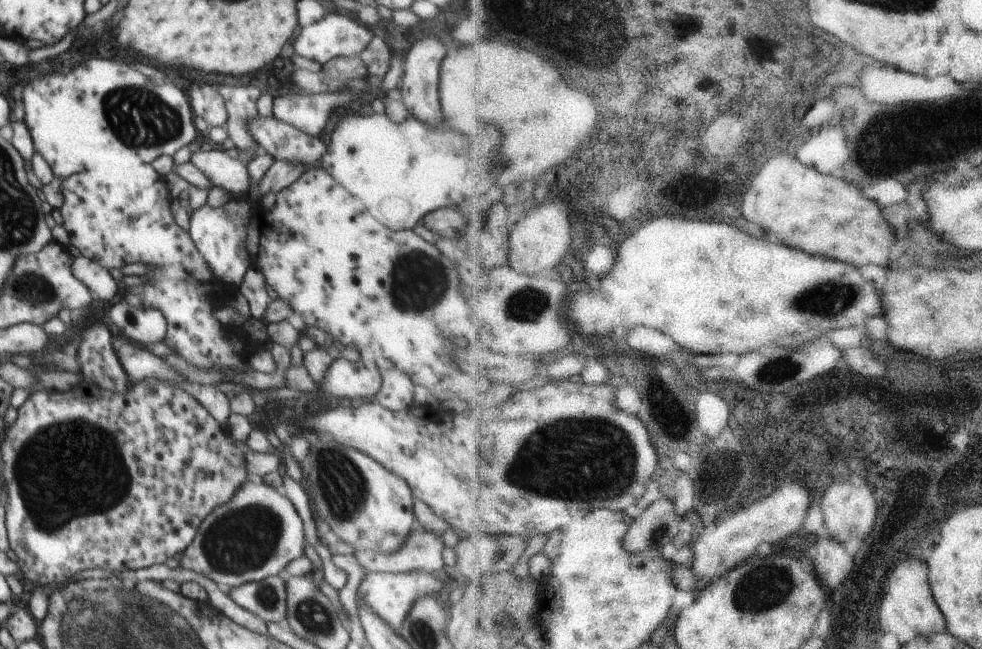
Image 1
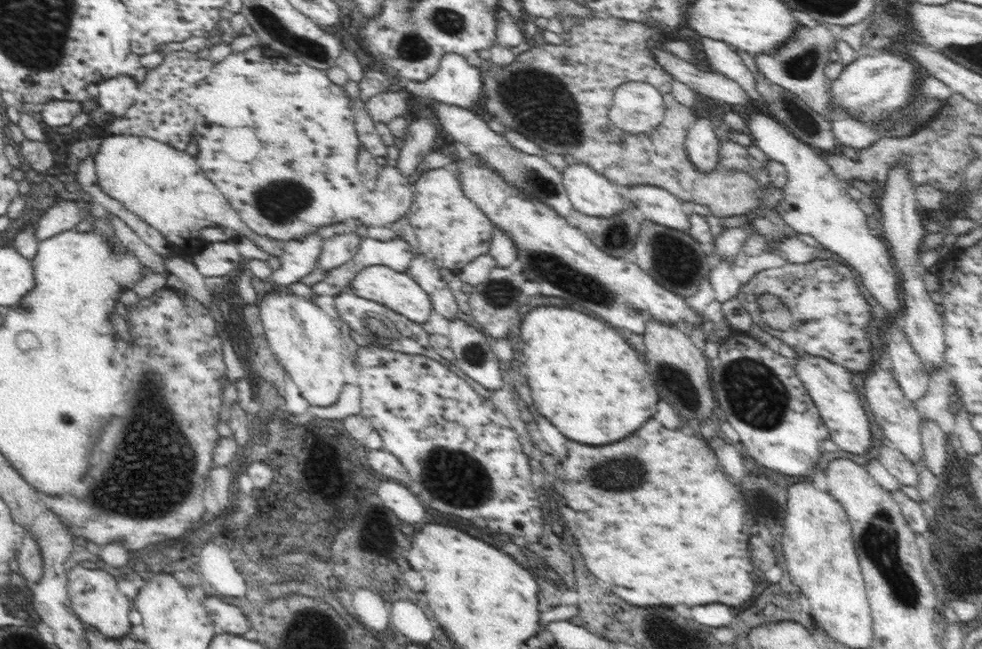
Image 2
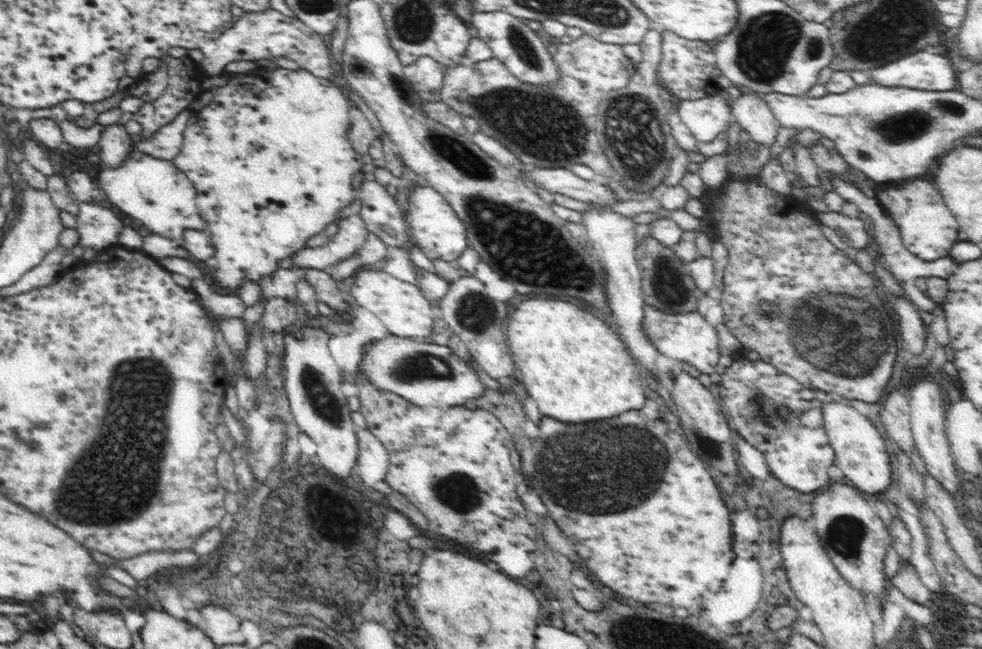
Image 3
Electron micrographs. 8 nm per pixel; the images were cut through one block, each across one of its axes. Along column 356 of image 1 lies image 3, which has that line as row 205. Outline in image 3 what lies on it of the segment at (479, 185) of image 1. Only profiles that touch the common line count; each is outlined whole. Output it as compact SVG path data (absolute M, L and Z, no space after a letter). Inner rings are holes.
M134 149L117 167L102 165L97 188L130 218L138 220L154 235L179 242L186 230L202 229L202 216L196 206L196 187L171 160L162 160Z

